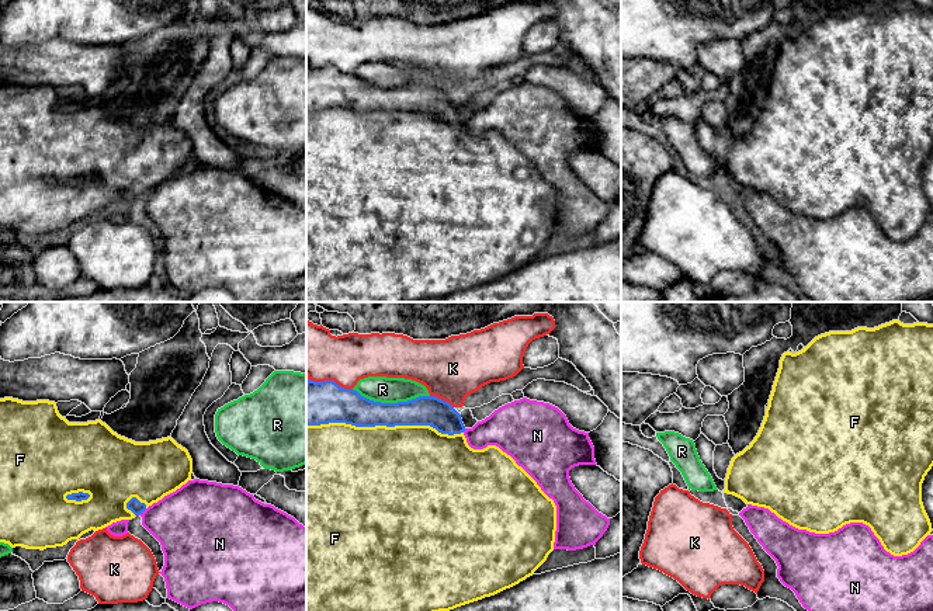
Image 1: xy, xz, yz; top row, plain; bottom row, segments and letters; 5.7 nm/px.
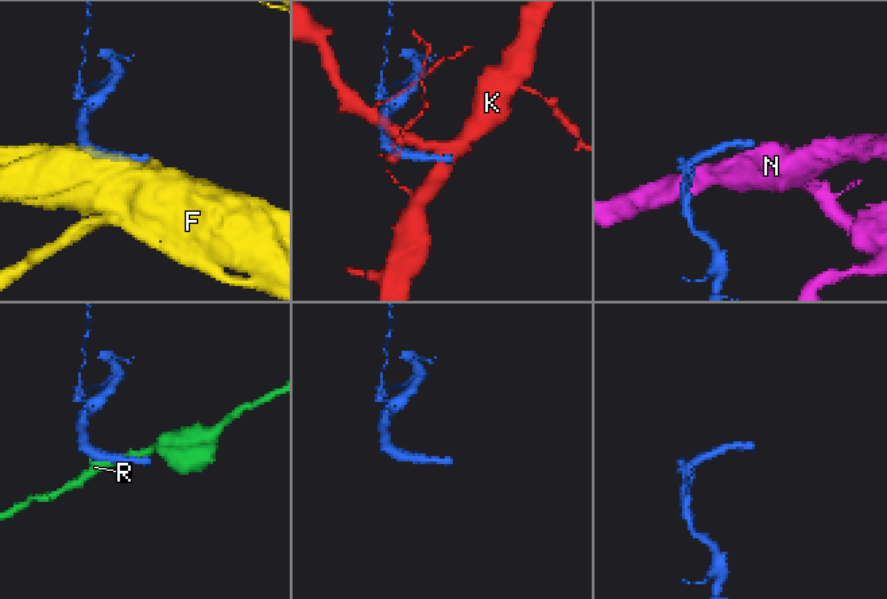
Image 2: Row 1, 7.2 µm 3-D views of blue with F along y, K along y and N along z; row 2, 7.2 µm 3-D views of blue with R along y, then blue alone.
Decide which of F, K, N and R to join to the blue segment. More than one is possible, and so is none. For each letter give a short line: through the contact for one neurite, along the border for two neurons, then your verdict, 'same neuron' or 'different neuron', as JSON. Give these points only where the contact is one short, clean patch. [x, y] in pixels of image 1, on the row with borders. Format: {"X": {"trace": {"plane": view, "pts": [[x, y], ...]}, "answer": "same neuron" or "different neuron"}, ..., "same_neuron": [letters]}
{"F": {"answer": "same neuron"}, "K": {"answer": "different neuron"}, "N": {"trace": {"plane": "xy", "pts": [[146, 509], [138, 514]]}, "answer": "different neuron"}, "R": {"answer": "different neuron"}, "same_neuron": ["F"]}

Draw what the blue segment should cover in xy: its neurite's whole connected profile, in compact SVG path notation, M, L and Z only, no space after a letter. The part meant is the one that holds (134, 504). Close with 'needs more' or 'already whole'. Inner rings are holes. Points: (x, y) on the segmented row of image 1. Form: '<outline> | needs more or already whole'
M0 399L0 542L11 548L63 546L83 534L132 520L149 506L191 480L193 459L171 437L135 442L114 433L101 420L69 423L49 400Z | needs more

